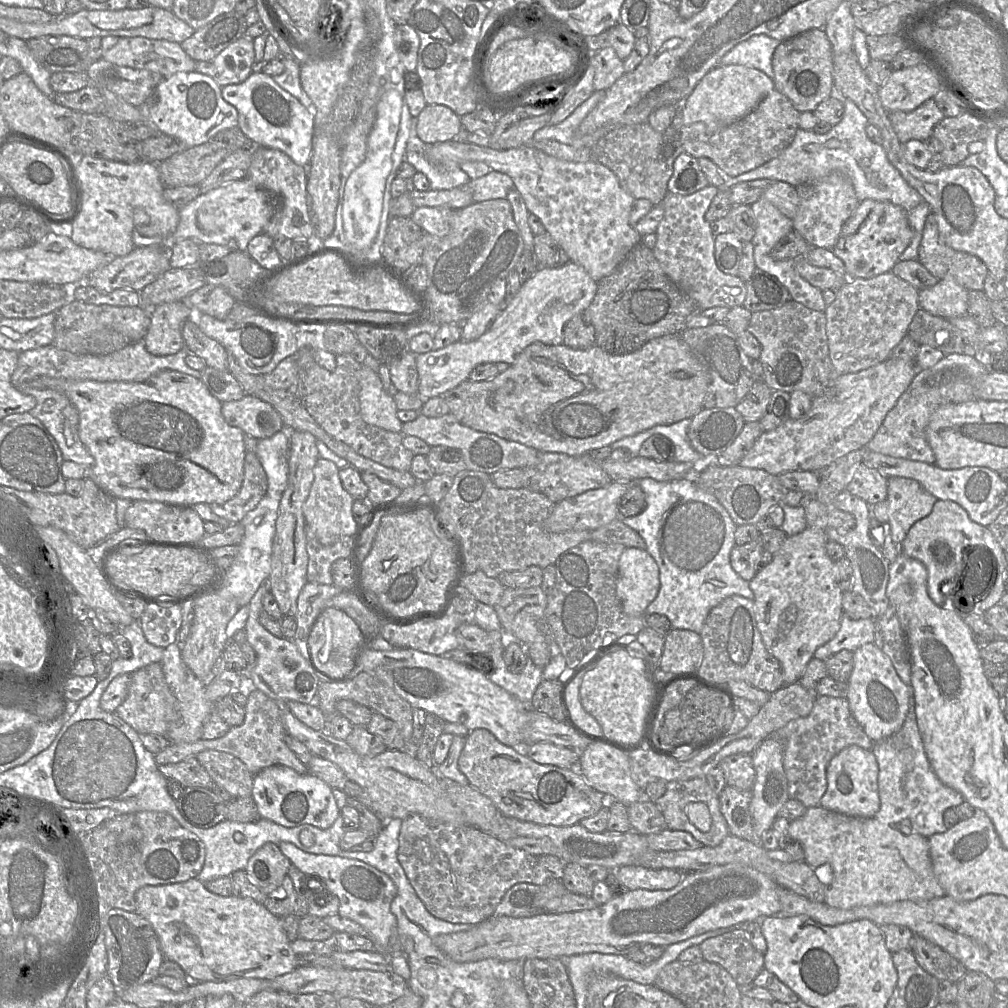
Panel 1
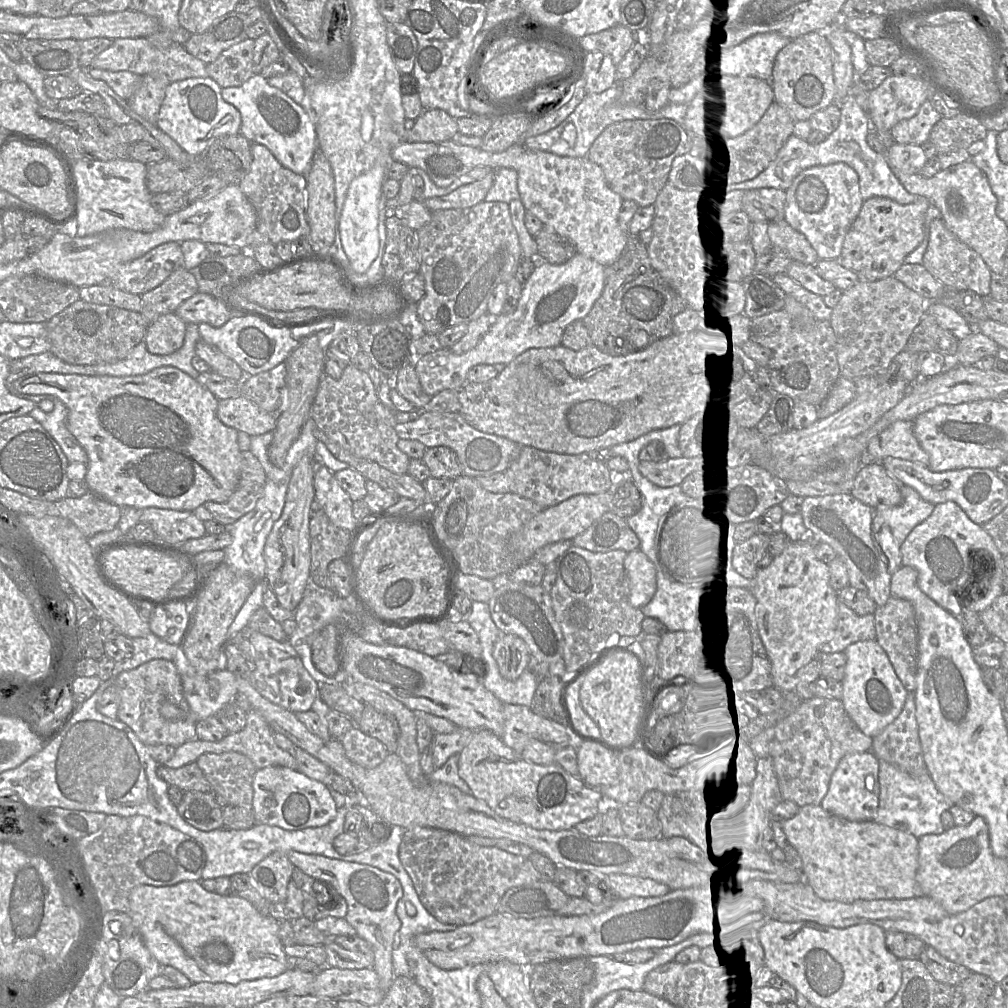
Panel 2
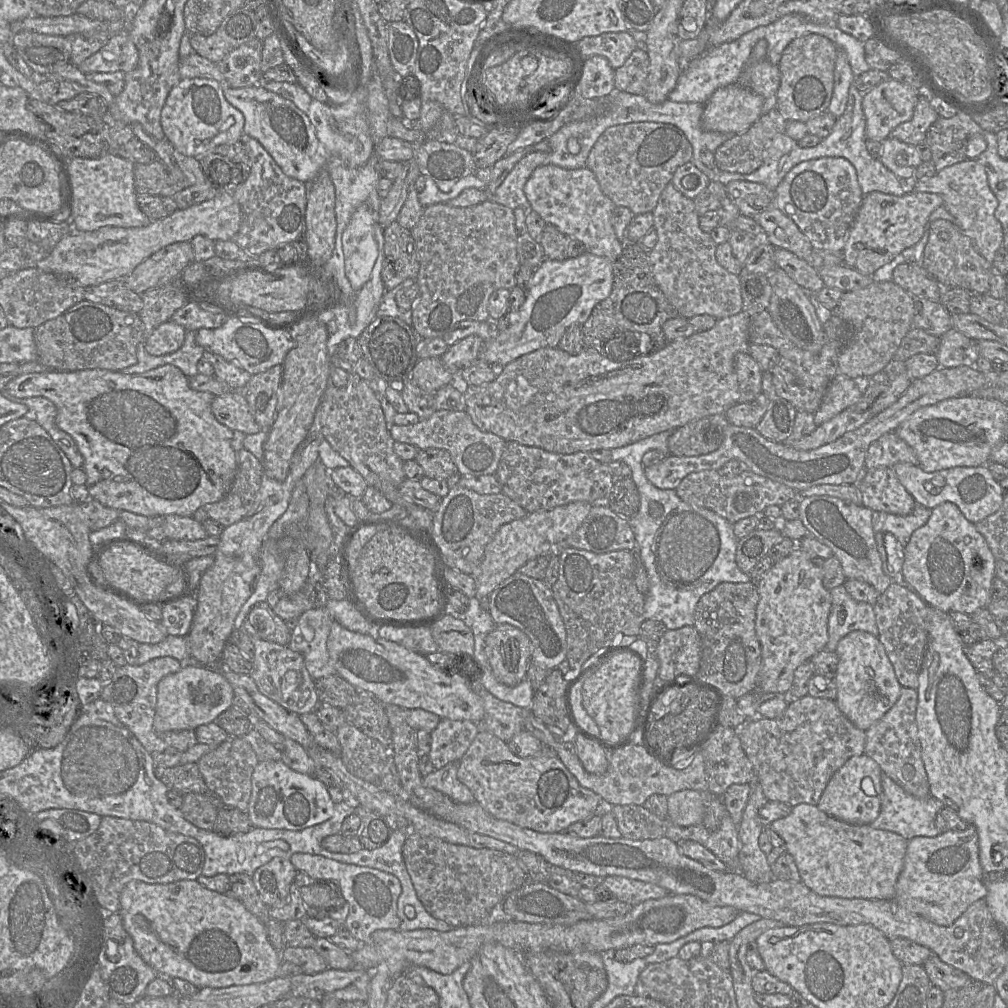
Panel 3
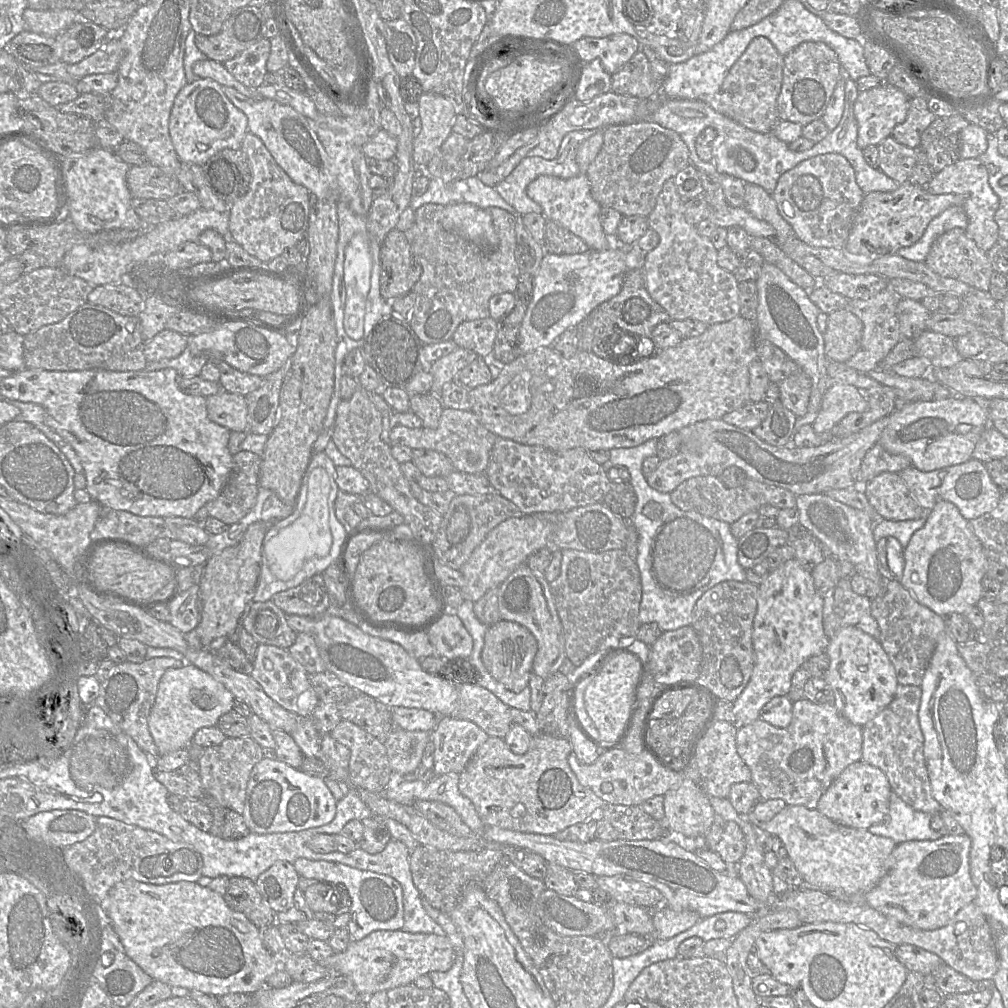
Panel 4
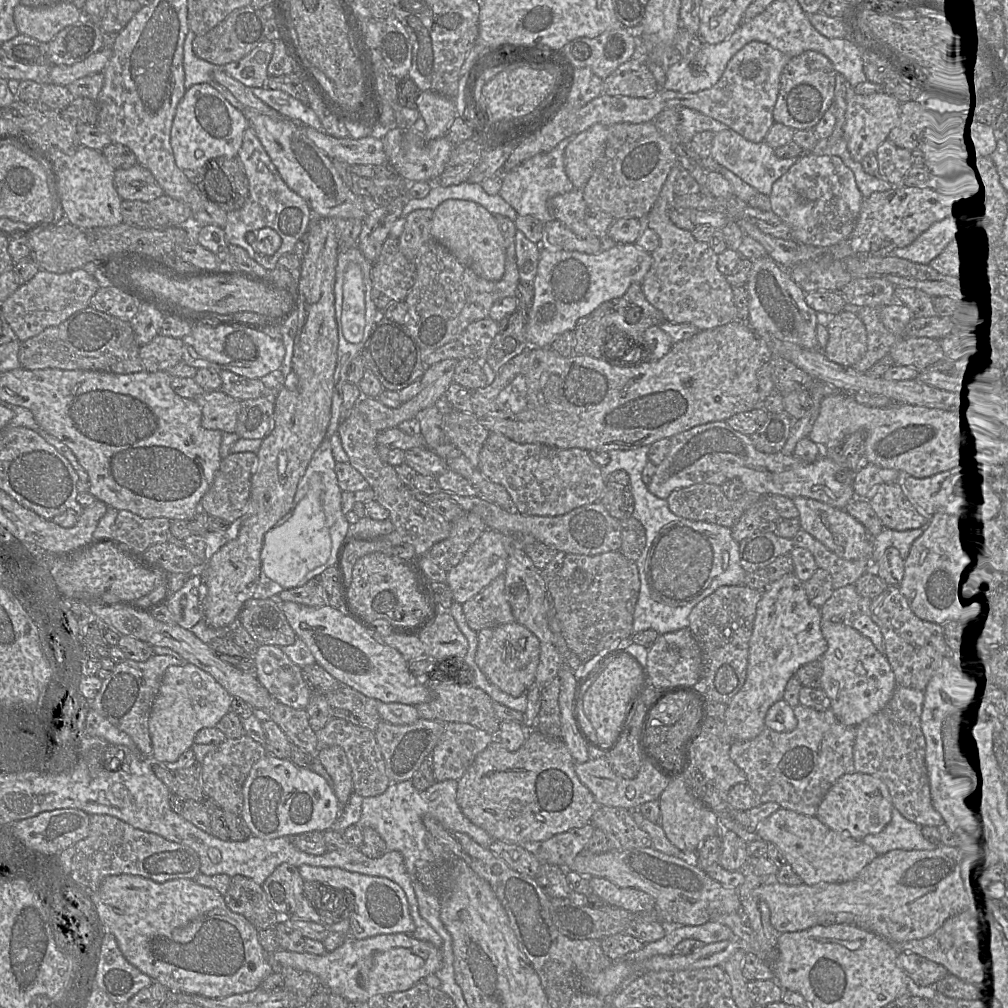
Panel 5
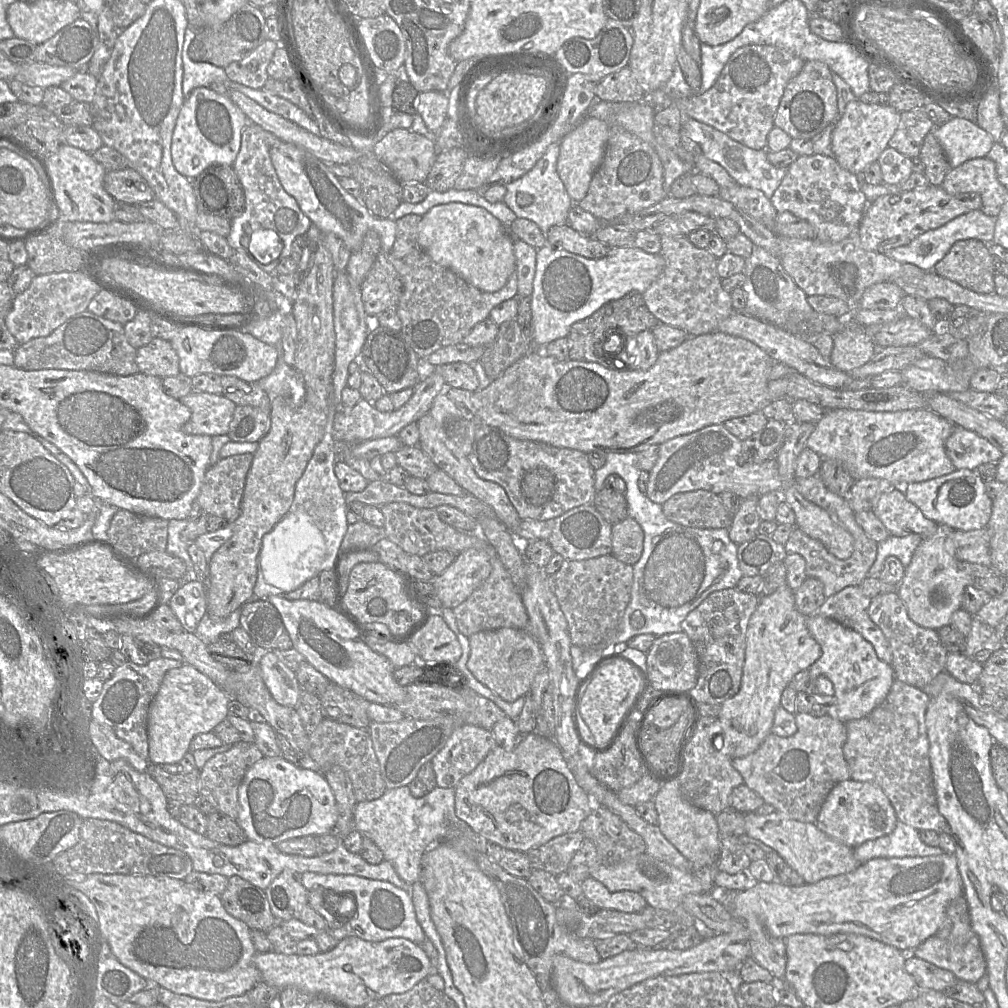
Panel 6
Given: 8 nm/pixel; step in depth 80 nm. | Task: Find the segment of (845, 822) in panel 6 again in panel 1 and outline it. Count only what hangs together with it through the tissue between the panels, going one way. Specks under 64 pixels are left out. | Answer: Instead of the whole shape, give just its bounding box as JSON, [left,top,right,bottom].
[820,745,880,818]

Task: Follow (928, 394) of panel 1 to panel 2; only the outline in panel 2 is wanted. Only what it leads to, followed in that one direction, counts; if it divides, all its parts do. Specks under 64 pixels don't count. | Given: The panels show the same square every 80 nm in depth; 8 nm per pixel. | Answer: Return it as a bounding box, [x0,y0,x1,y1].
[866,420,929,466]

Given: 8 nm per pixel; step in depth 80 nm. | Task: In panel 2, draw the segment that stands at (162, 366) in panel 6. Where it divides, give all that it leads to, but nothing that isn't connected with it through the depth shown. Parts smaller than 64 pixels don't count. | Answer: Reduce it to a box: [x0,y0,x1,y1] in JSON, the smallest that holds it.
[144,313,186,355]

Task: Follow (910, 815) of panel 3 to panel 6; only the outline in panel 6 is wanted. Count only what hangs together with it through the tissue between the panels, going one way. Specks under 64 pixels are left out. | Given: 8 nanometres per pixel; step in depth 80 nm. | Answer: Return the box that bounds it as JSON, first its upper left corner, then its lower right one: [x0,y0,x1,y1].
[854,821,942,864]

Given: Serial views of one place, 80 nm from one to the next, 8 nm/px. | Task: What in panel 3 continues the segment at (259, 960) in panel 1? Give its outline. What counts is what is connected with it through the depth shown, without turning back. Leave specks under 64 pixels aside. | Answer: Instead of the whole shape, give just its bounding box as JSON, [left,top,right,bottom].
[120,880,284,988]

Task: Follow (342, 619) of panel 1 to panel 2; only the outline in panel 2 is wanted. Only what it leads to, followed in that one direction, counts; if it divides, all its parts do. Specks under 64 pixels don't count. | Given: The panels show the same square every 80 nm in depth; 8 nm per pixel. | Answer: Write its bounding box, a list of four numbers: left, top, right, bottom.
[312,624,340,677]

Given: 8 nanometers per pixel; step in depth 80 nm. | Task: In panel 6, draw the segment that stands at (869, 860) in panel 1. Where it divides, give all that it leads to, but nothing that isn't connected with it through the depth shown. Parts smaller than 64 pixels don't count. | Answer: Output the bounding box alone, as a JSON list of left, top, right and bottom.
[745,811,861,884]

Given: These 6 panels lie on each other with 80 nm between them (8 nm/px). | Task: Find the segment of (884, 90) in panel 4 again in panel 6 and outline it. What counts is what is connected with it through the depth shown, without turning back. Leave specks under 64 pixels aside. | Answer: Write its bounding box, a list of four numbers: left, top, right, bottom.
[830,99,900,176]

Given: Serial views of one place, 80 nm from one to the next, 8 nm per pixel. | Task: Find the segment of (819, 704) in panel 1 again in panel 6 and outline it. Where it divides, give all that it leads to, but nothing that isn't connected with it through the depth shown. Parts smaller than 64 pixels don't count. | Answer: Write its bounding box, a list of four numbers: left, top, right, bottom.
[732,713,850,823]

